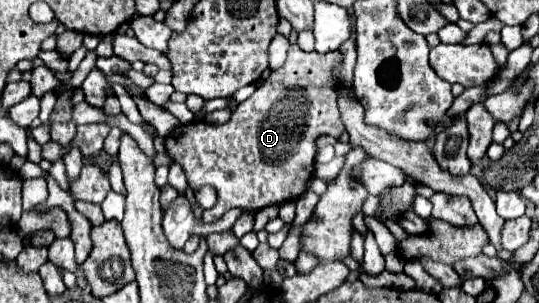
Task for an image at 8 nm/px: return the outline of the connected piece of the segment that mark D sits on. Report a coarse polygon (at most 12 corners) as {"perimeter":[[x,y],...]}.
{"perimeter":[[290,46],[226,124],[166,136],[230,208],[294,202],[344,132],[340,52]]}

